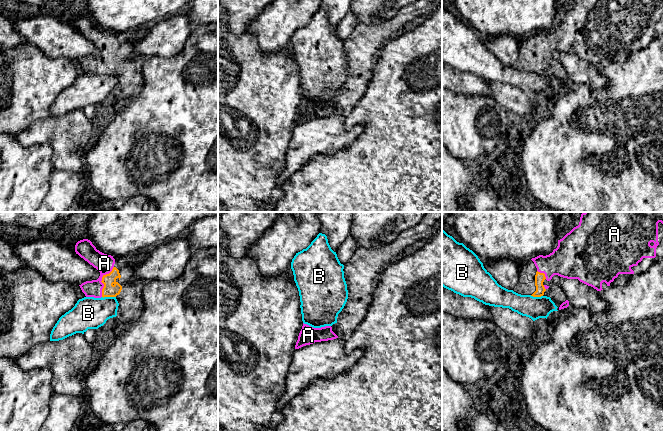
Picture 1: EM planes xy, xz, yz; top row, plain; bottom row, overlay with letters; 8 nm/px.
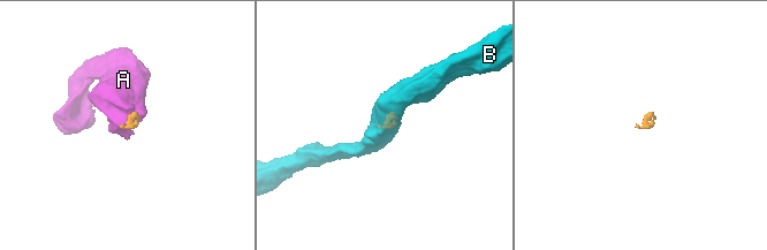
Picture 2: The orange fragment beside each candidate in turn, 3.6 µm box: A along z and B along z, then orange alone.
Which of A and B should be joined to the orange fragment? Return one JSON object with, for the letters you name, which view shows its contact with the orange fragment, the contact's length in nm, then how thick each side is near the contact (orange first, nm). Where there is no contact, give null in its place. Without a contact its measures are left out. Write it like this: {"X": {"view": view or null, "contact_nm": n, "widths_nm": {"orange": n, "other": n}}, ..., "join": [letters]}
{"A": {"view": "xy", "contact_nm": 260, "widths_nm": {"orange": 110, "other": 150}}, "join": ["A"]}

